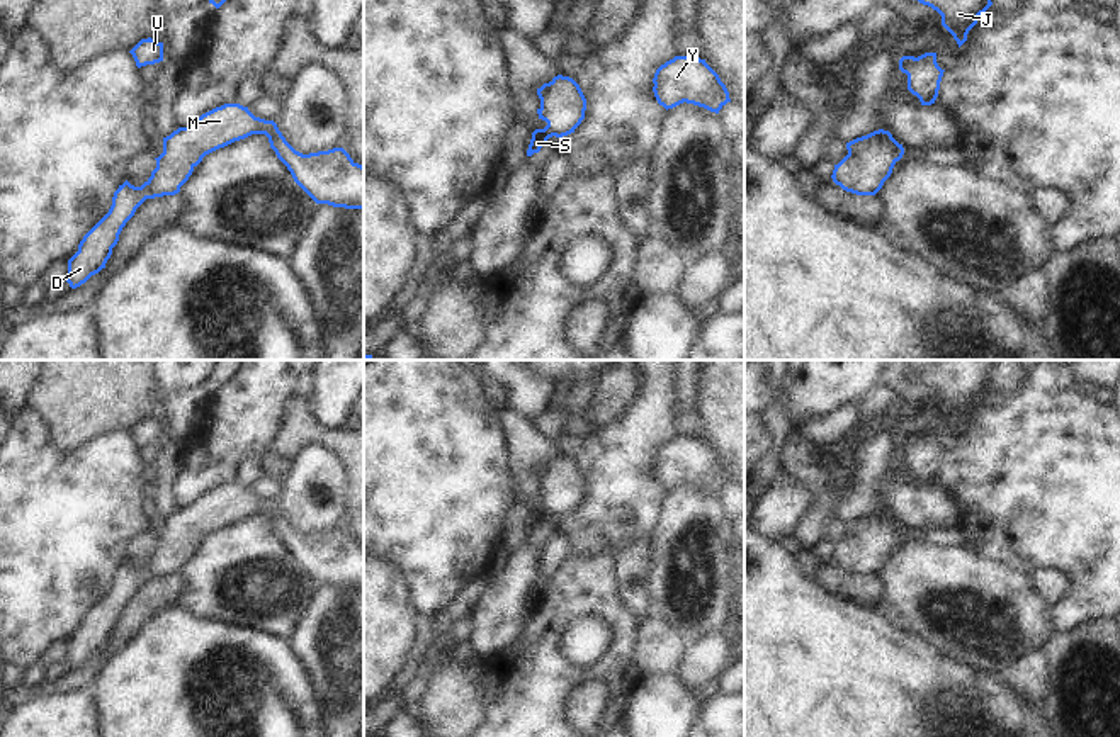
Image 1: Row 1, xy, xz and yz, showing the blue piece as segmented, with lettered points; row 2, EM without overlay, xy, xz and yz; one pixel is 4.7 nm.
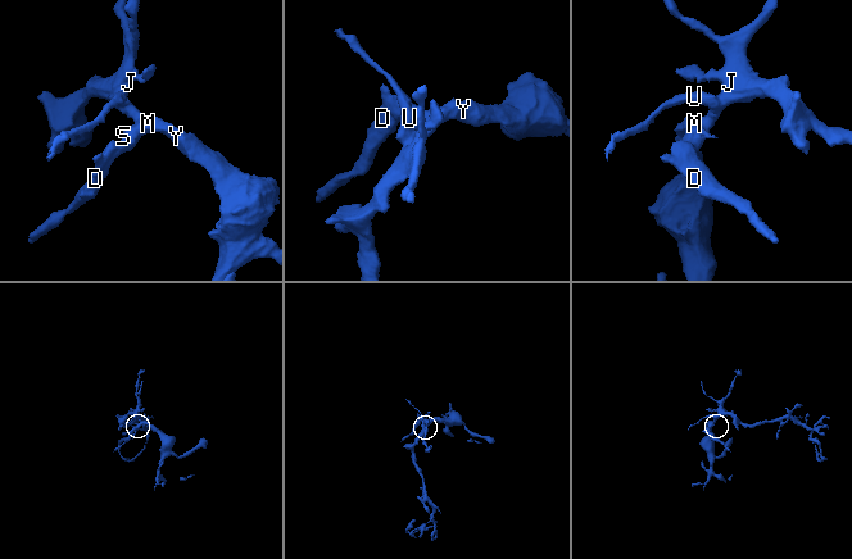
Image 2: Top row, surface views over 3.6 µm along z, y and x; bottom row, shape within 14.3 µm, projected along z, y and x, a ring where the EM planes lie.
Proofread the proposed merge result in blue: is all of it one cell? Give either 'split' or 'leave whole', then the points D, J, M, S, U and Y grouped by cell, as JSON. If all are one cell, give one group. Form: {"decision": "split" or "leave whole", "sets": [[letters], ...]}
{"decision": "leave whole", "sets": [["D", "J", "M", "S", "U", "Y"]]}

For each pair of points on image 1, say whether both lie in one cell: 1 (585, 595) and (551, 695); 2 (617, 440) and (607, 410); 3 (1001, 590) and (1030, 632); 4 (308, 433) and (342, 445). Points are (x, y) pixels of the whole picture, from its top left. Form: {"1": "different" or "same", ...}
{"1": "same", "2": "different", "3": "same", "4": "same"}

